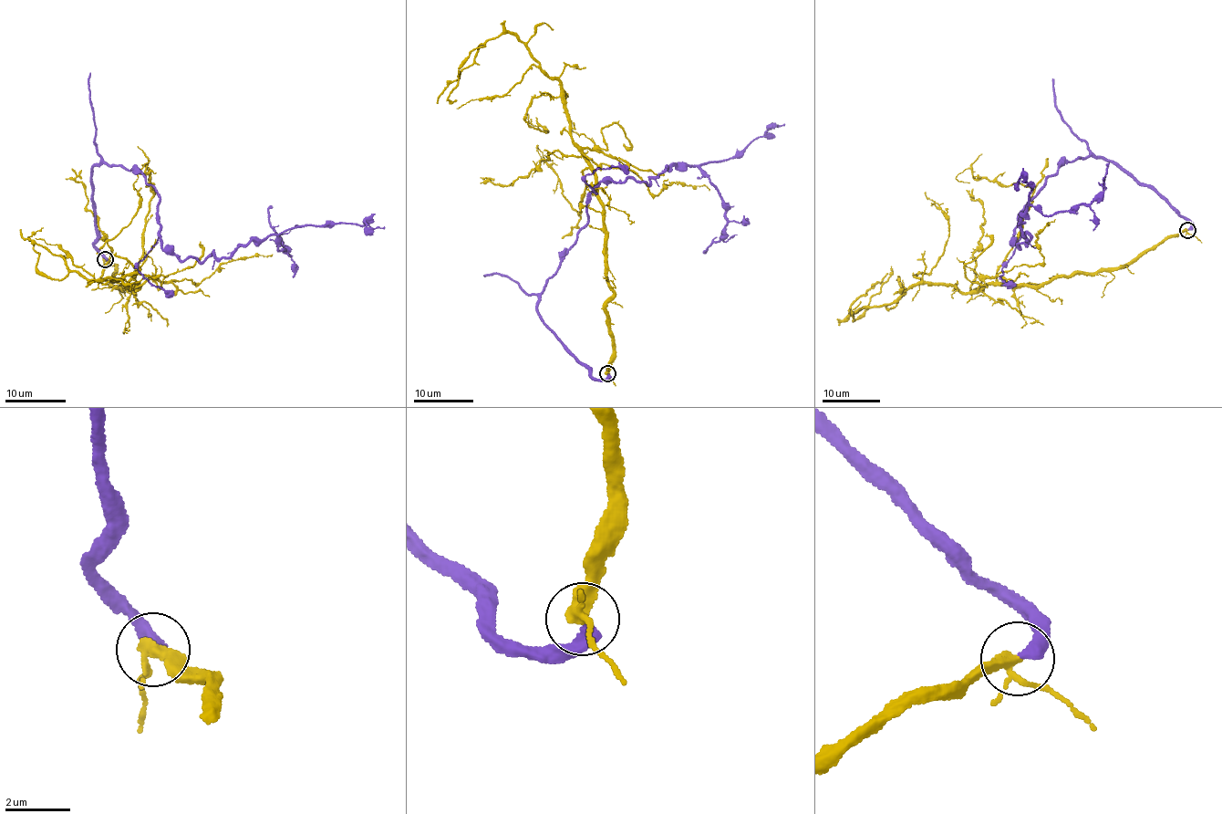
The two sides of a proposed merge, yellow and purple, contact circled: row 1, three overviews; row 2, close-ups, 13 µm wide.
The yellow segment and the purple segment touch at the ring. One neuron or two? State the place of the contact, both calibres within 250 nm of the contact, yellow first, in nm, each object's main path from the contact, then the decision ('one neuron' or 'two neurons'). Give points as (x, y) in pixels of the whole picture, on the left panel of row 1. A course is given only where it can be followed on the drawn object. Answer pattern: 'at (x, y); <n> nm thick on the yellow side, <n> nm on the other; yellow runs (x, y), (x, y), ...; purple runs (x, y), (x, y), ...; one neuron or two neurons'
at (105, 259); 260 nm thick on the yellow side, 360 nm on the other; yellow runs (105, 260), (112, 286), (141, 288), (127, 285), (140, 268), (52, 279), (29, 238), (42, 226); purple runs (107, 260), (98, 164), (143, 175), (160, 245), (181, 259), (274, 234), (280, 251), (271, 205); two neurons

